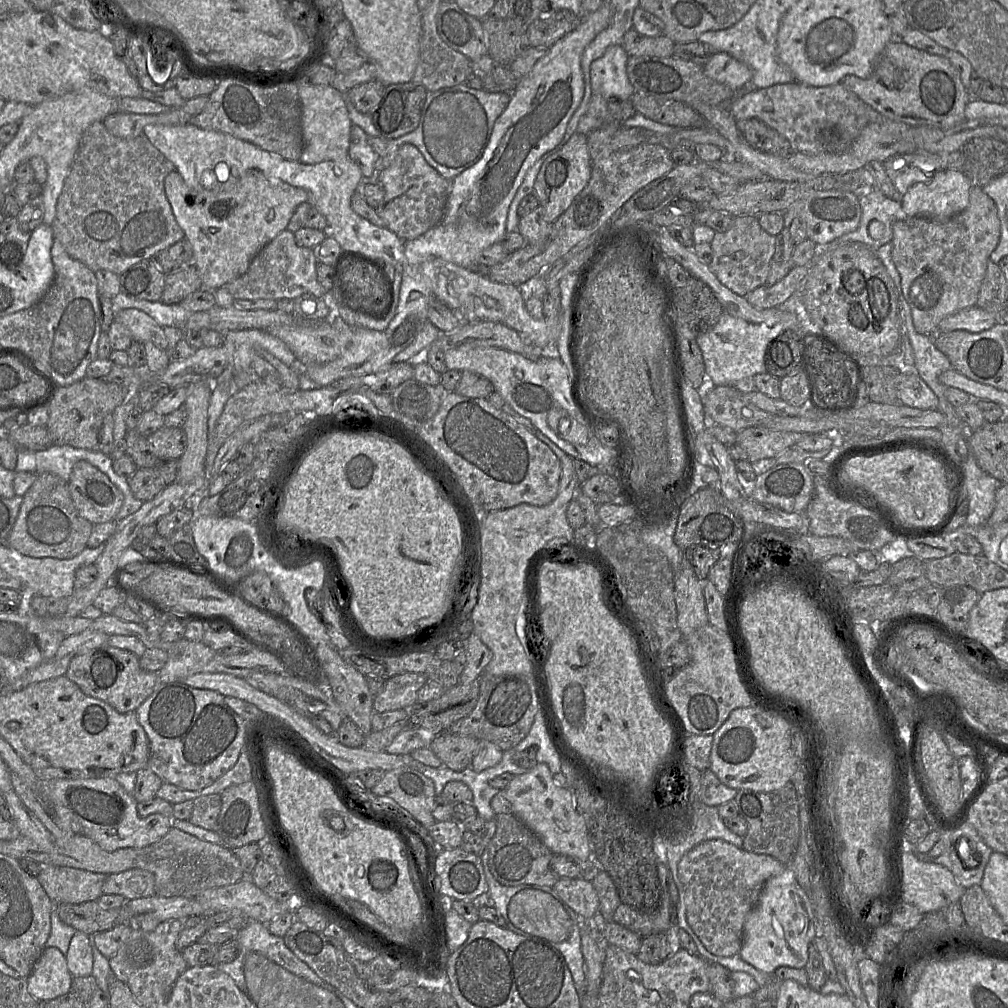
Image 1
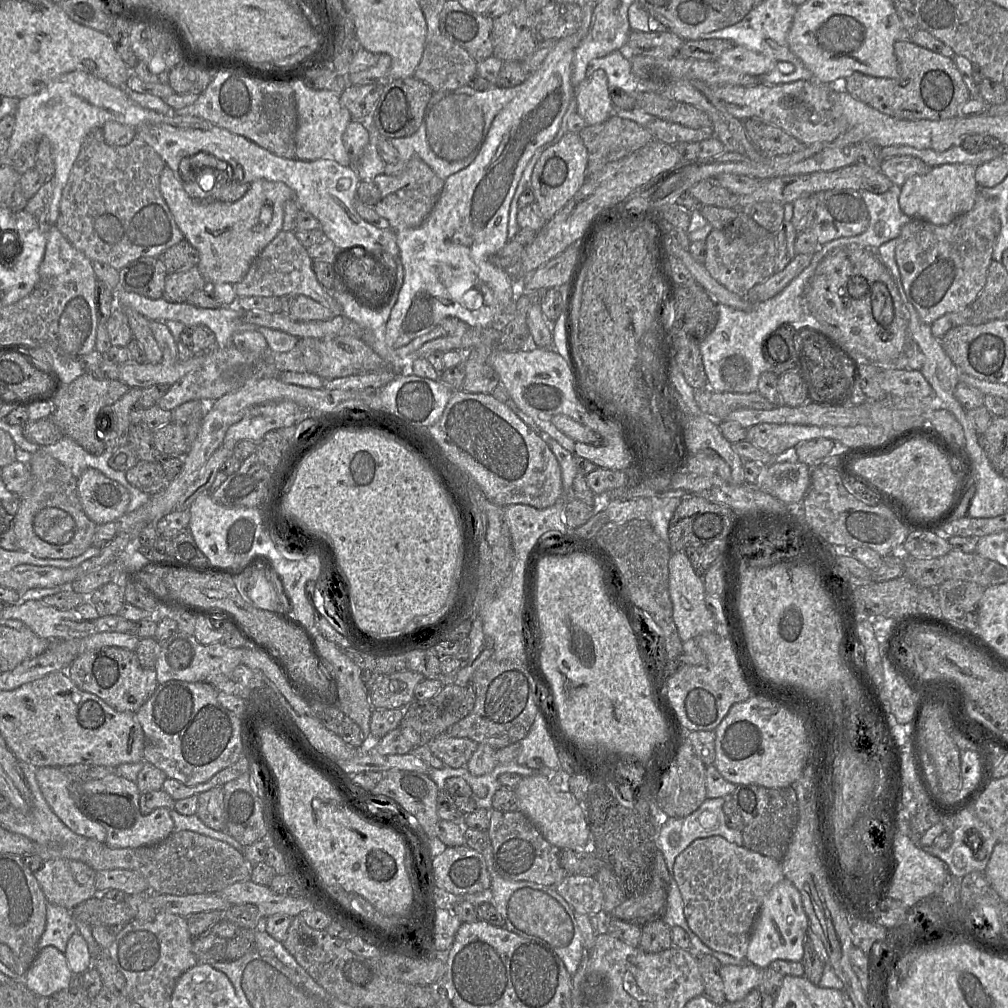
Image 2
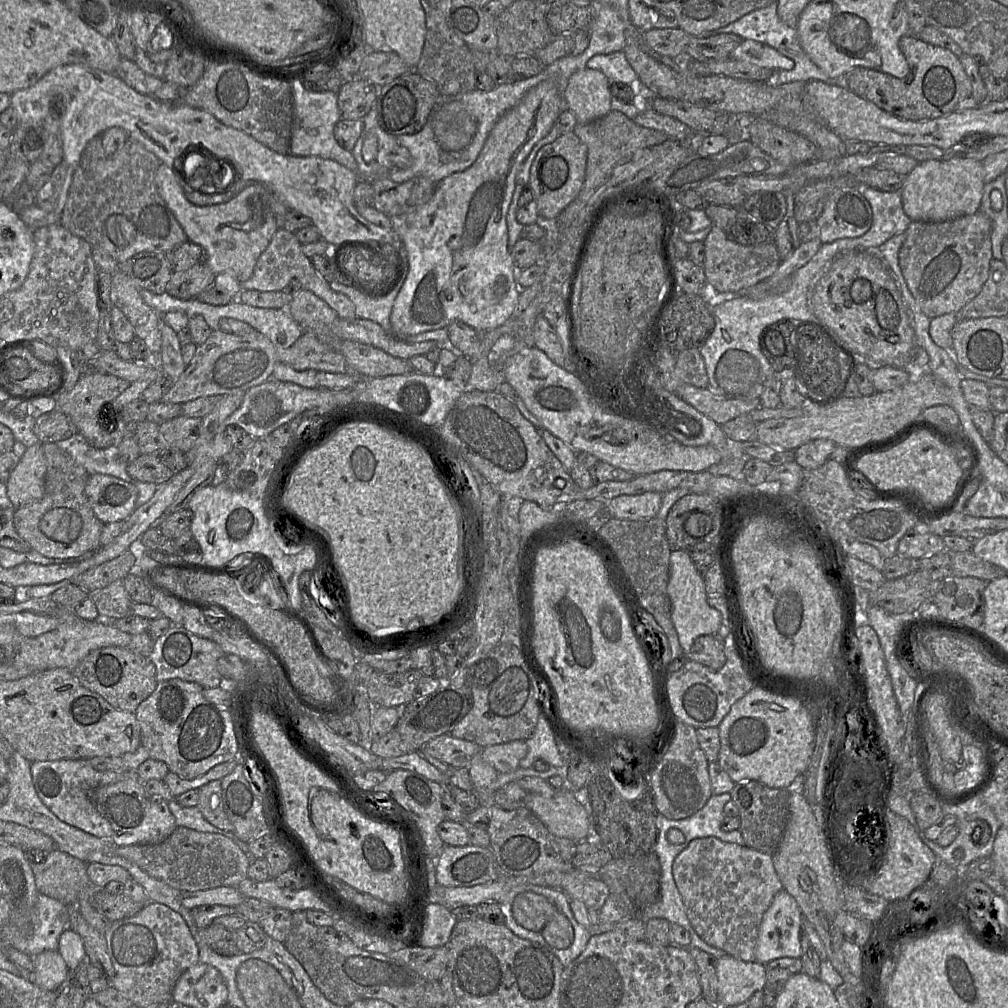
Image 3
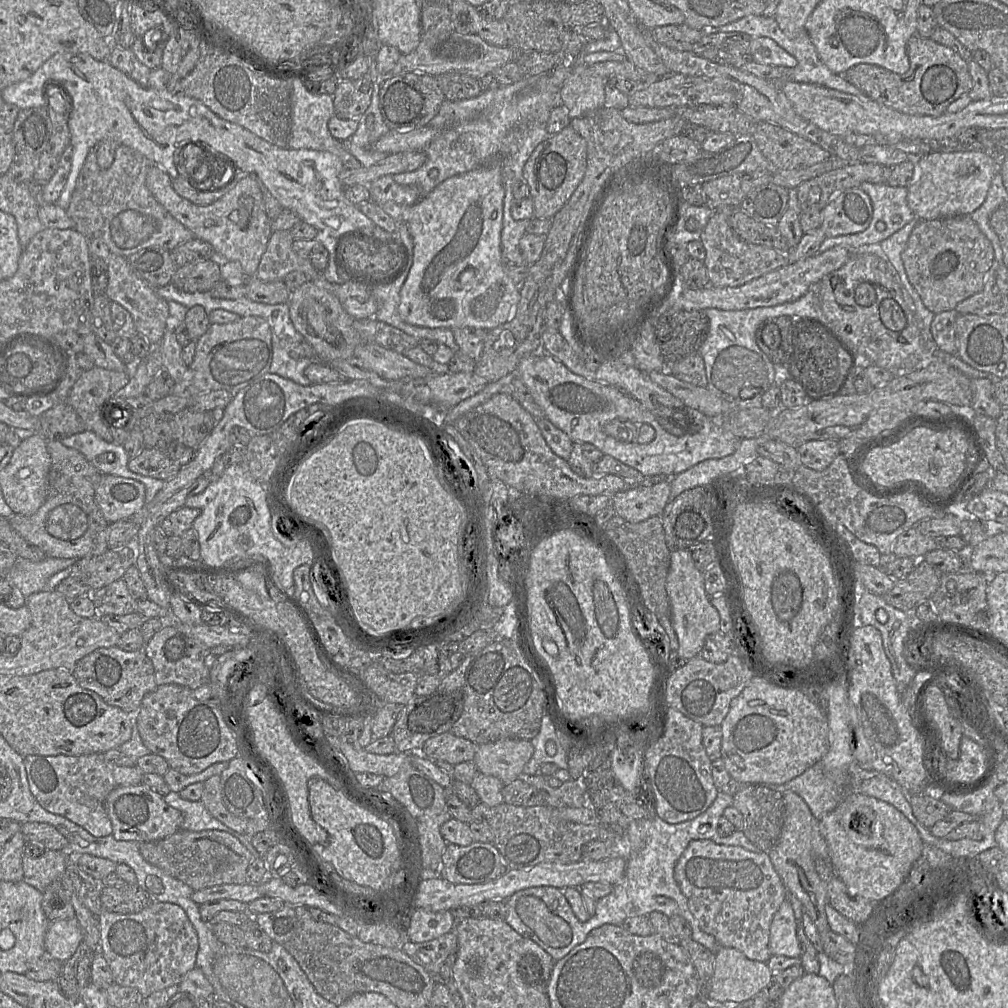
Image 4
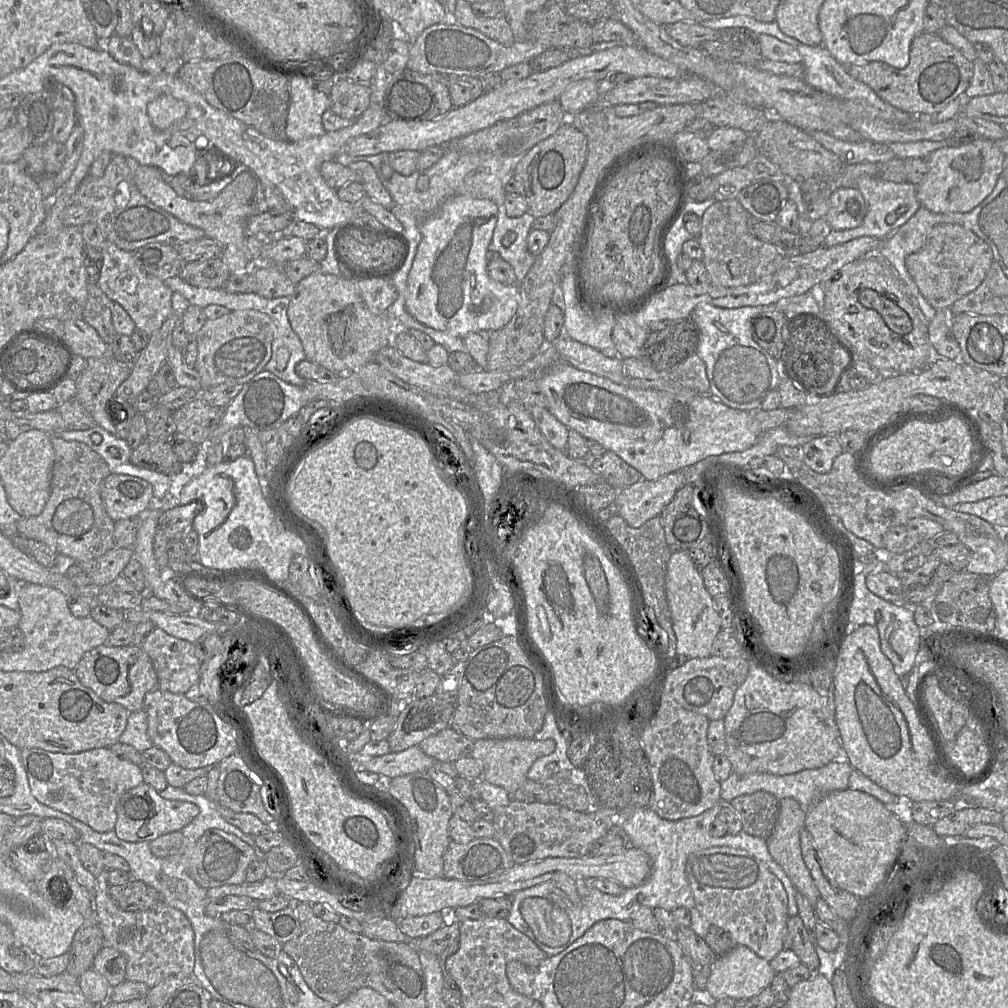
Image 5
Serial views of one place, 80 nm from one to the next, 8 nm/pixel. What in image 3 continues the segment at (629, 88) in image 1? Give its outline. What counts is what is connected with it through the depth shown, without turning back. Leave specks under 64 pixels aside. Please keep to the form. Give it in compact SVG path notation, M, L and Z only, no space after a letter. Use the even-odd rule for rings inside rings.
M622 51L610 54L597 54L592 56L587 67L602 71L610 82L622 82L627 85L640 83L639 77Z

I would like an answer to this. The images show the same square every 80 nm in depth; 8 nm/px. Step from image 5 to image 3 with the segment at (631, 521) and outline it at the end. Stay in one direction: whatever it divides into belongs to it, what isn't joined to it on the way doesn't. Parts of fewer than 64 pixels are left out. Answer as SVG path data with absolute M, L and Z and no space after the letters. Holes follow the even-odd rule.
M662 493L619 495L606 502L611 516L617 519L639 520L655 517L660 509Z

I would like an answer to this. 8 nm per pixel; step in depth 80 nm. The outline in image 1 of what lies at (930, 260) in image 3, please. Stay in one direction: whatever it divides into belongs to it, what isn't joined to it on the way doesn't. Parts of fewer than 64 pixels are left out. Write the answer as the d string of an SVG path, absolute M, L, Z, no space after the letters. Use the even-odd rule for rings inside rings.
M972 186L968 207L949 220L909 217L894 221L892 232L892 260L901 277L903 295L910 306L913 324L919 334L934 335L941 320L960 310L976 306L990 255L997 247L1001 233L997 207L981 186Z

